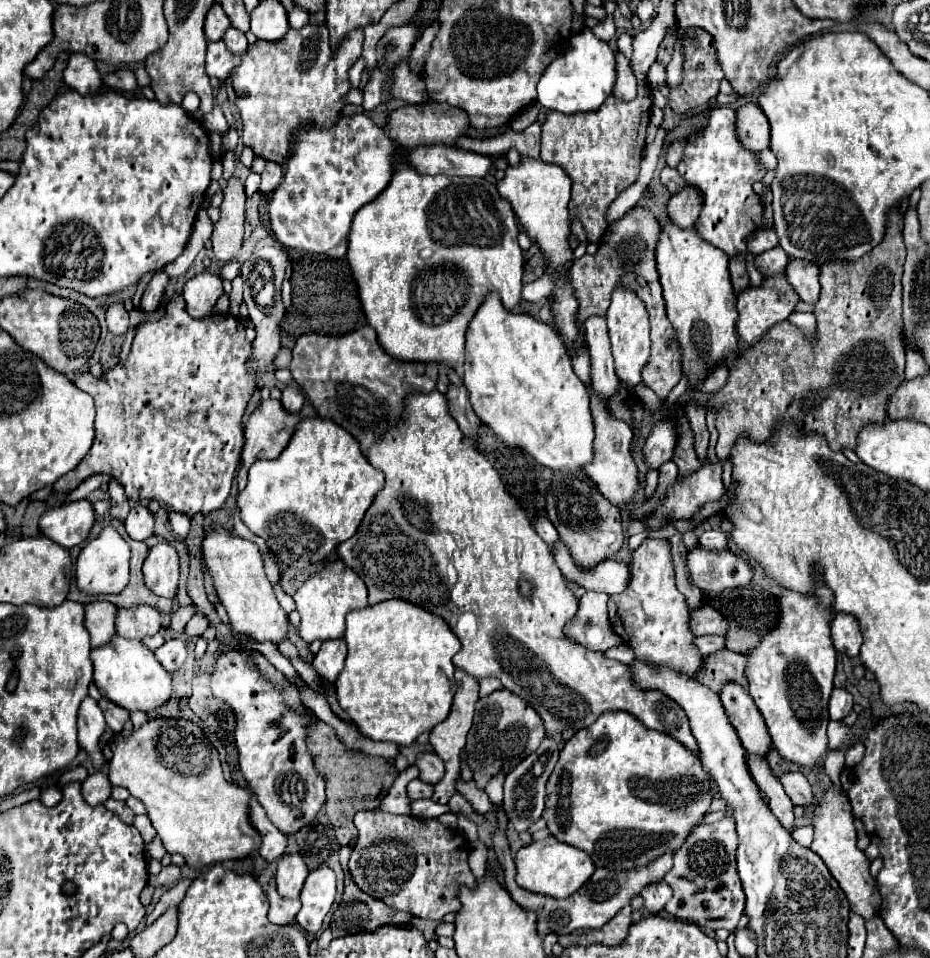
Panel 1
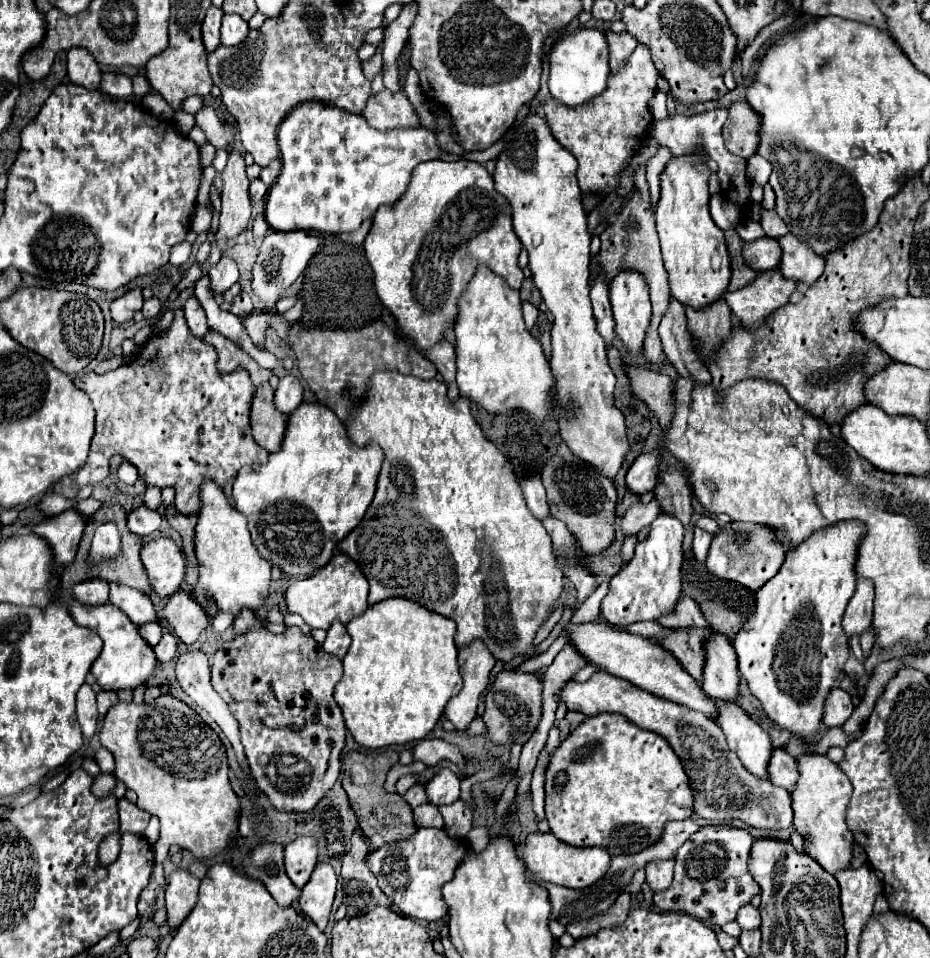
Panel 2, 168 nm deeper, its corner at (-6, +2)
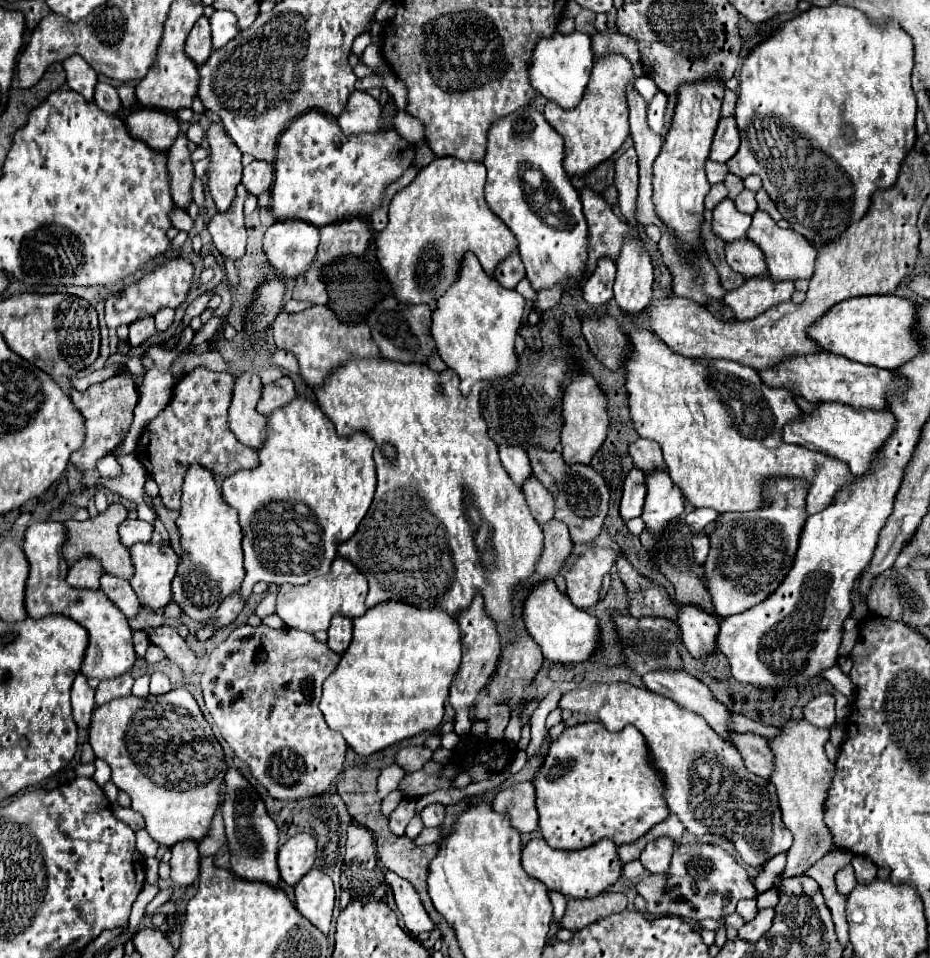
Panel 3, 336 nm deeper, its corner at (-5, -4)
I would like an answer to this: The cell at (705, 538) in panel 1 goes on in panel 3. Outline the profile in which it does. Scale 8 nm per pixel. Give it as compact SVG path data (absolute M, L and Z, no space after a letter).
M695 508L687 514L687 526L691 532L701 532L707 524L711 524L717 518L717 512L711 508Z

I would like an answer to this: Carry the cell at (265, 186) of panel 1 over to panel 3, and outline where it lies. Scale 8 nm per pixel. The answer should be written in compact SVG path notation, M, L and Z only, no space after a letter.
M245 154L243 156L243 166L245 168L243 168L241 184L247 188L247 192L251 196L259 196L263 190L271 188L271 184L273 184L273 166L271 164L259 162L259 160L251 158L251 154Z

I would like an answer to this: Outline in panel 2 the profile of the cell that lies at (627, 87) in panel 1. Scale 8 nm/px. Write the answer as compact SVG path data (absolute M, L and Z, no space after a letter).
M606 30L606 38L608 38L610 68L612 72L620 72L638 42L628 34L616 34L612 30Z

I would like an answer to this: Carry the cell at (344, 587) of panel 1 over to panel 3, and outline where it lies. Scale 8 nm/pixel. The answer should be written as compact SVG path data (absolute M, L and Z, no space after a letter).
M337 556L327 574L313 578L305 586L279 586L275 614L289 628L317 632L317 630L327 630L335 614L341 614L347 618L361 616L367 610L365 596L367 596L367 578L347 558Z

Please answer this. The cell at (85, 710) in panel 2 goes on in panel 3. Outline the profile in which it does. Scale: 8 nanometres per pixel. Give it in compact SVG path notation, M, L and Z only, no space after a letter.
M77 674L71 688L71 704L73 704L73 718L81 728L89 728L91 714L95 708L93 698L95 698L95 690L87 684L87 678L83 674Z

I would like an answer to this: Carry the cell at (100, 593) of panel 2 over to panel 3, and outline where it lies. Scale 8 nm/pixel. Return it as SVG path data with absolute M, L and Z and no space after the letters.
M81 558L79 562L75 562L75 566L69 568L67 582L73 588L97 590L101 574L103 574L103 568L99 566L99 562L95 562L95 558Z

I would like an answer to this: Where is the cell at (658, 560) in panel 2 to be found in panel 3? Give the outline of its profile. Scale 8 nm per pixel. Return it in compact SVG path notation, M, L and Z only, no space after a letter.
M653 468L645 472L645 482L647 482L647 496L645 496L645 508L641 518L647 530L655 536L673 518L677 518L683 512L685 500L679 486L673 484L667 470Z

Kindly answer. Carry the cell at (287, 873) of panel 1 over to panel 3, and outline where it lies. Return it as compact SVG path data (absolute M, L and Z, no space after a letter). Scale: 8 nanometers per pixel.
M309 834L291 836L279 848L279 854L277 854L281 880L289 886L295 886L299 878L303 878L313 868L315 854L317 854L317 844L313 836Z

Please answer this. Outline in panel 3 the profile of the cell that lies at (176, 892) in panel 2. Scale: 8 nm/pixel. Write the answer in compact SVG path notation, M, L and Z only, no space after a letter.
M177 842L171 846L171 882L173 886L189 886L199 876L197 842Z

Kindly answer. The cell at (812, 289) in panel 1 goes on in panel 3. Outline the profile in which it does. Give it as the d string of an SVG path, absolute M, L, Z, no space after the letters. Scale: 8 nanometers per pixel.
M757 210L753 214L753 222L751 222L745 238L761 248L765 262L767 262L767 270L773 280L799 280L799 278L813 276L815 258L817 258L815 246L807 238L803 238L803 234L795 234L795 230L779 228L777 222L767 212Z

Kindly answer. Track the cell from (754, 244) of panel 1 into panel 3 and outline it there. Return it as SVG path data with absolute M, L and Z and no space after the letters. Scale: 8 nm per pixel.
M725 198L723 202L719 202L713 208L713 222L711 222L711 230L717 238L725 240L725 242L733 242L745 236L747 228L751 226L751 216L741 214L735 210L733 202L729 198Z

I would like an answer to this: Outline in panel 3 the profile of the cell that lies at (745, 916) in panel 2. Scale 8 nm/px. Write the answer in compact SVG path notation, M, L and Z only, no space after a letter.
M743 898L743 902L739 902L737 904L737 912L749 922L749 920L753 920L755 918L755 914L757 914L757 900L755 898Z

